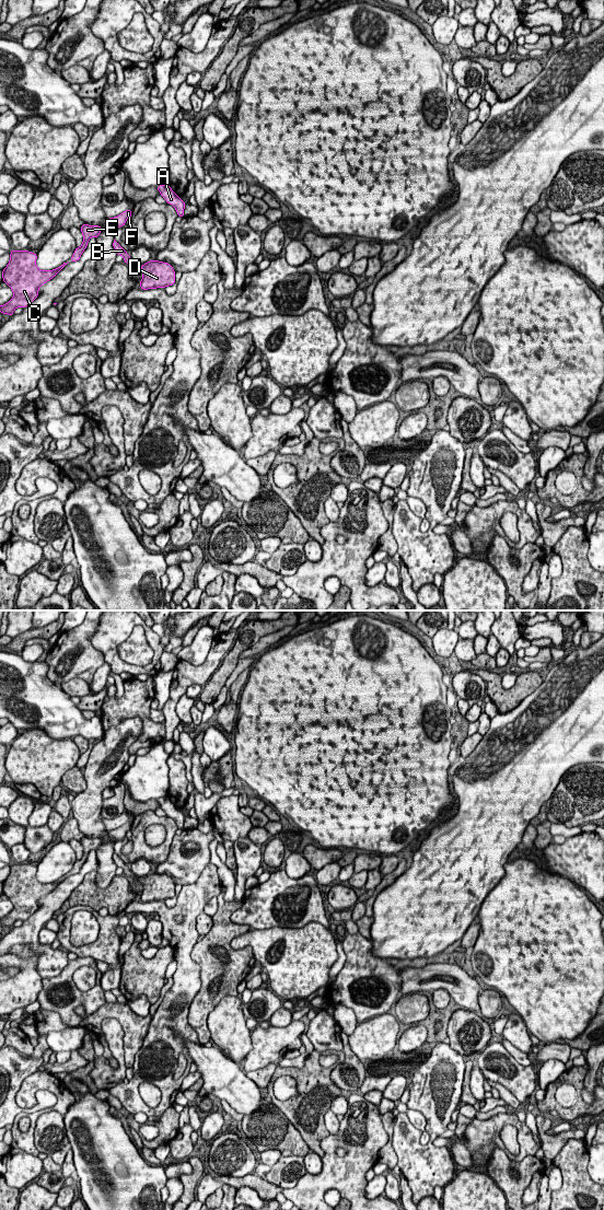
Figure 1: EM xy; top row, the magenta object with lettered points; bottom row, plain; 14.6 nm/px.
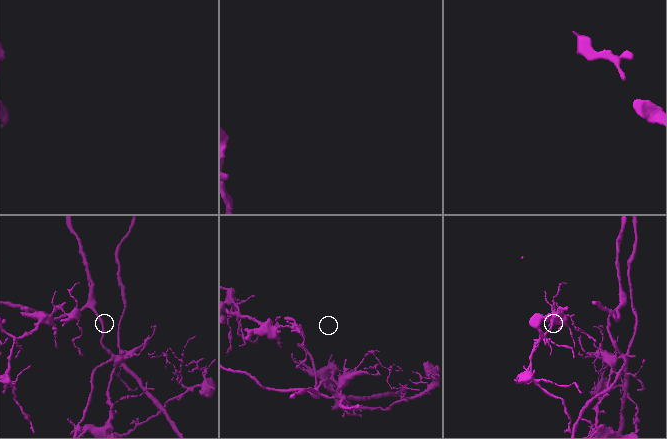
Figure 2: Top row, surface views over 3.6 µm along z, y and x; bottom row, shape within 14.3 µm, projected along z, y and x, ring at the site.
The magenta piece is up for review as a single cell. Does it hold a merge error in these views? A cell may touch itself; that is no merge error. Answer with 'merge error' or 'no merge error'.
no merge error

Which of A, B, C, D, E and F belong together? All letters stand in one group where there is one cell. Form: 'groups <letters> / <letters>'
groups A B C D E F

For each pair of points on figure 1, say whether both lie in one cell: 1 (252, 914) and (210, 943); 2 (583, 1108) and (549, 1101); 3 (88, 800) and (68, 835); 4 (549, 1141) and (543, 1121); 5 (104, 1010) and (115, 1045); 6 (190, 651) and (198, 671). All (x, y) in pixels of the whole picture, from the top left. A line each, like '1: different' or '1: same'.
1: different
2: same
3: different
4: same
5: different
6: different

